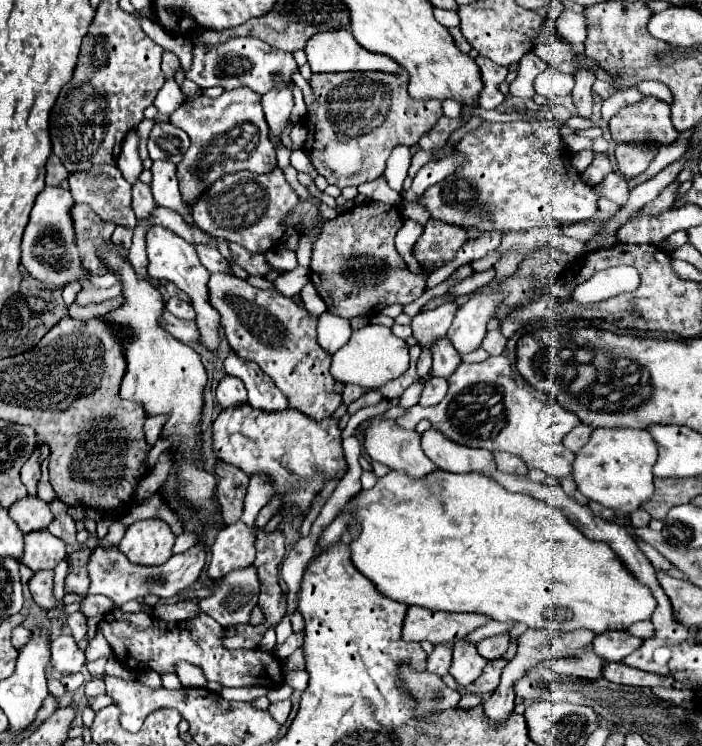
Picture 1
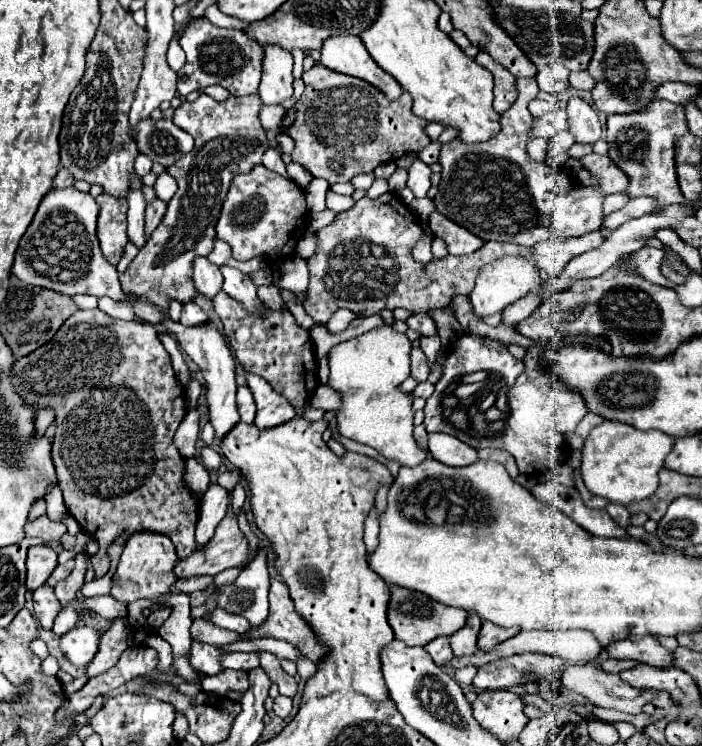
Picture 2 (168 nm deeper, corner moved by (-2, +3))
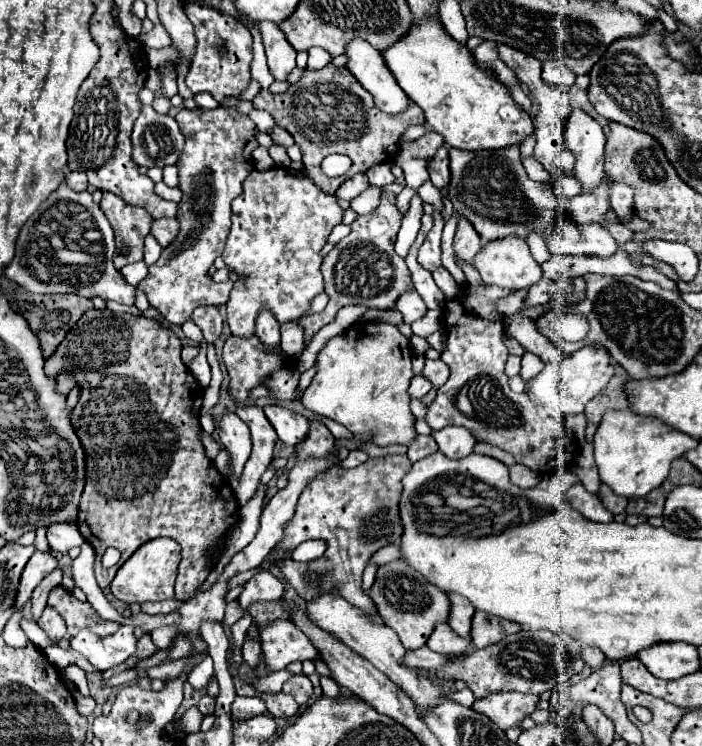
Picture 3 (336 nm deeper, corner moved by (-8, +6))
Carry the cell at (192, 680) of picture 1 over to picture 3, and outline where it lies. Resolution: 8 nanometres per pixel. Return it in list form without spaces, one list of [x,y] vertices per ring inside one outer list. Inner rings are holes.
[[[152,539],[138,547],[132,557],[118,569],[110,591],[116,599],[124,603],[142,603],[142,601],[164,601],[174,597],[176,569],[180,563],[180,547],[174,539]]]

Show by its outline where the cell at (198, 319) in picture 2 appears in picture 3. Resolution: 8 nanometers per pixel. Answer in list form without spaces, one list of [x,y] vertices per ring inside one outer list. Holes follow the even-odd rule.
[[[208,305],[196,307],[192,313],[192,321],[200,327],[206,343],[214,343],[218,339],[218,335],[222,333],[224,319],[222,319],[218,307],[208,307]]]

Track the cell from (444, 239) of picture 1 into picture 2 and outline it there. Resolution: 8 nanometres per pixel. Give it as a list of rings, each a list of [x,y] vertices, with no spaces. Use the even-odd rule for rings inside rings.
[[[432,212],[428,218],[428,224],[434,236],[440,236],[446,242],[450,254],[472,254],[484,246],[484,240],[476,238],[472,232],[454,224],[440,212]]]

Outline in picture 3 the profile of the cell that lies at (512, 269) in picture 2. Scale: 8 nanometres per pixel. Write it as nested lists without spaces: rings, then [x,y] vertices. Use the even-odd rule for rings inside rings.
[[[506,237],[506,239],[496,239],[496,241],[486,243],[482,251],[474,257],[472,263],[478,269],[478,273],[482,275],[482,281],[486,285],[494,285],[494,287],[510,289],[510,291],[532,287],[542,279],[542,267],[532,257],[526,241],[518,237]]]

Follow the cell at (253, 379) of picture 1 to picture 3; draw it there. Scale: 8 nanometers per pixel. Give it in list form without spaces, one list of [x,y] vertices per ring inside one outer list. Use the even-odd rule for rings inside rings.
[[[266,405],[264,415],[268,417],[268,421],[274,425],[274,431],[278,435],[278,439],[284,445],[298,445],[306,433],[308,433],[308,419],[290,411],[290,409],[282,409],[278,405]]]

